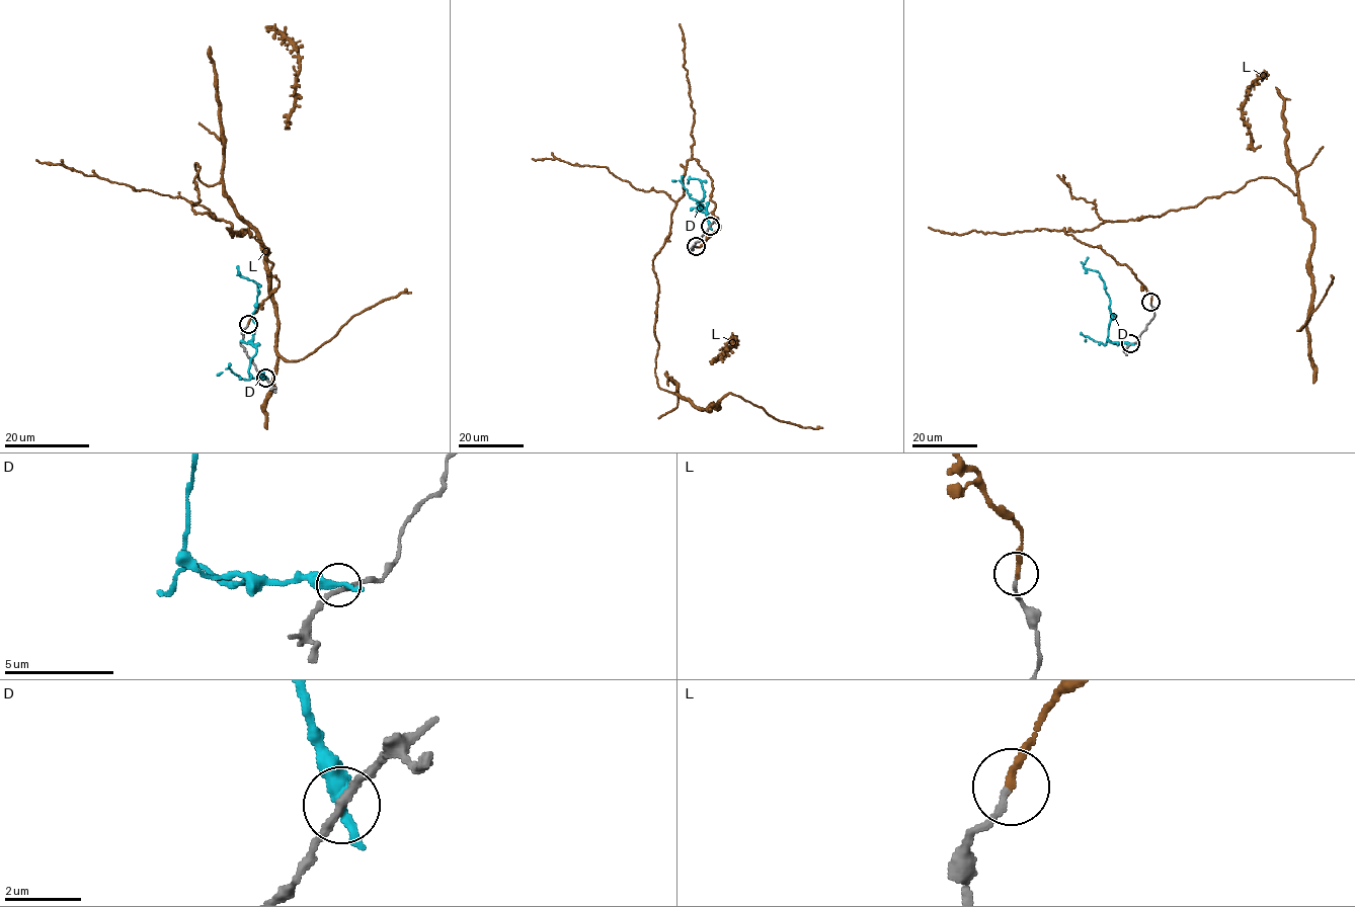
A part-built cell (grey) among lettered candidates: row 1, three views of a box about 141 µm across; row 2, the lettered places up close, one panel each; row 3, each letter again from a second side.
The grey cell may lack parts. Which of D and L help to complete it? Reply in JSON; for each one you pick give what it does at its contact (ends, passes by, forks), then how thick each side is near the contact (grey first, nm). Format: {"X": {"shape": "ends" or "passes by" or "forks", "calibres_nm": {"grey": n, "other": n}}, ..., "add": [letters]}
{"L": {"shape": "ends", "calibres_nm": {"grey": 140, "other": 200}}, "add": ["L"]}

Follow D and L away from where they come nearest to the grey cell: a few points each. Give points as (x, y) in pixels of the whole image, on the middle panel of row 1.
D: (710, 226), (706, 215), (697, 202), (702, 205), (700, 207), (704, 196), (701, 181), (690, 179), (688, 184)
L: (697, 246), (720, 226), (711, 178), (693, 158), (653, 260), (659, 388), (702, 409), (732, 393), (822, 427)

